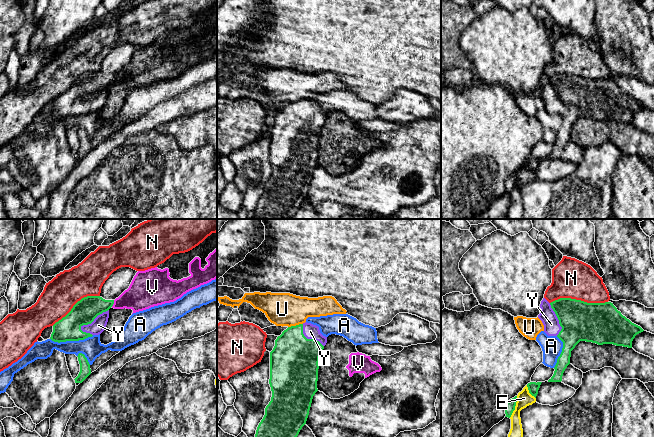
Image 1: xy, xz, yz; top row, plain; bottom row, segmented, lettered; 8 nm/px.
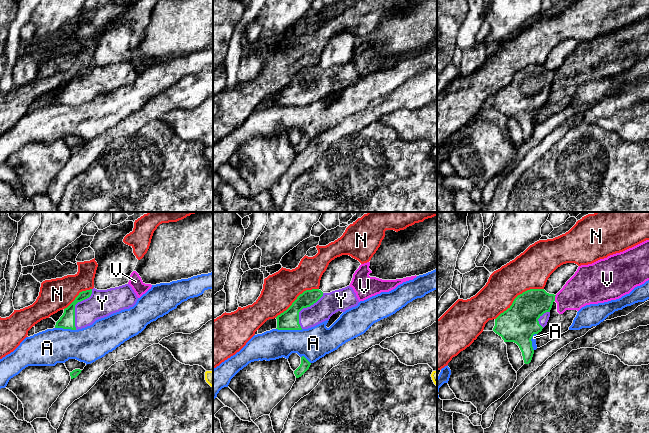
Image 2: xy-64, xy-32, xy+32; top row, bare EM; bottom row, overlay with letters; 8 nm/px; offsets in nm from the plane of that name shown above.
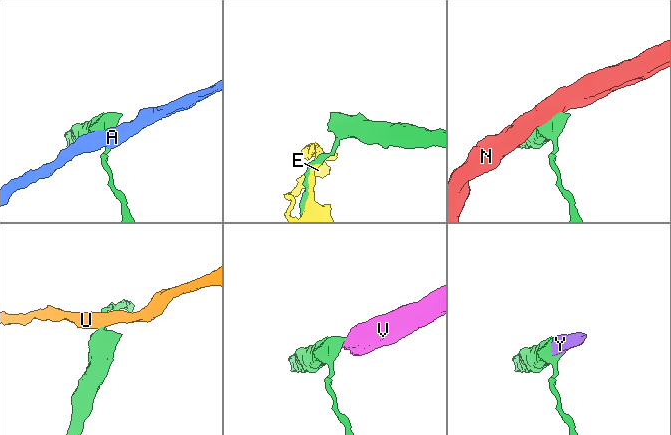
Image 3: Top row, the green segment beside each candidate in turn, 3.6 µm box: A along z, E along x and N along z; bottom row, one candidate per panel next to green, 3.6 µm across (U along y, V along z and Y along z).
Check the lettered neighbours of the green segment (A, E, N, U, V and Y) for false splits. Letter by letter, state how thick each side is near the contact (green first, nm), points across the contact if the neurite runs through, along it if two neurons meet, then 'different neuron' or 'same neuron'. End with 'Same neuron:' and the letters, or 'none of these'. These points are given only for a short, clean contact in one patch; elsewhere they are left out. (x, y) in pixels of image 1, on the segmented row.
A: calibres 200 and 170 nm; border xy (93, 335), (83, 339), (59, 342), (54, 342), (50, 339); different neuron
E: calibres 80 and 120 nm; different neuron
N: calibres 320 and 320 nm; different neuron
U: calibres 360 and 280 nm; border xz (302, 323), (288, 327); different neuron
V: calibres 200 and 240 nm; border xy (114, 300), (111, 306); different neuron
Y: calibres 200 and 110 nm; same neuron
Same neuron: Y

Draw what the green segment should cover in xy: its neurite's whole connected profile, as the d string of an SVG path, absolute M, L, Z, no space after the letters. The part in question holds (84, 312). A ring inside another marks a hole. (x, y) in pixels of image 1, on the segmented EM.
M87 296L78 301L71 311L53 325L50 339L54 342L79 341L101 334L108 322L109 309L114 300Z

